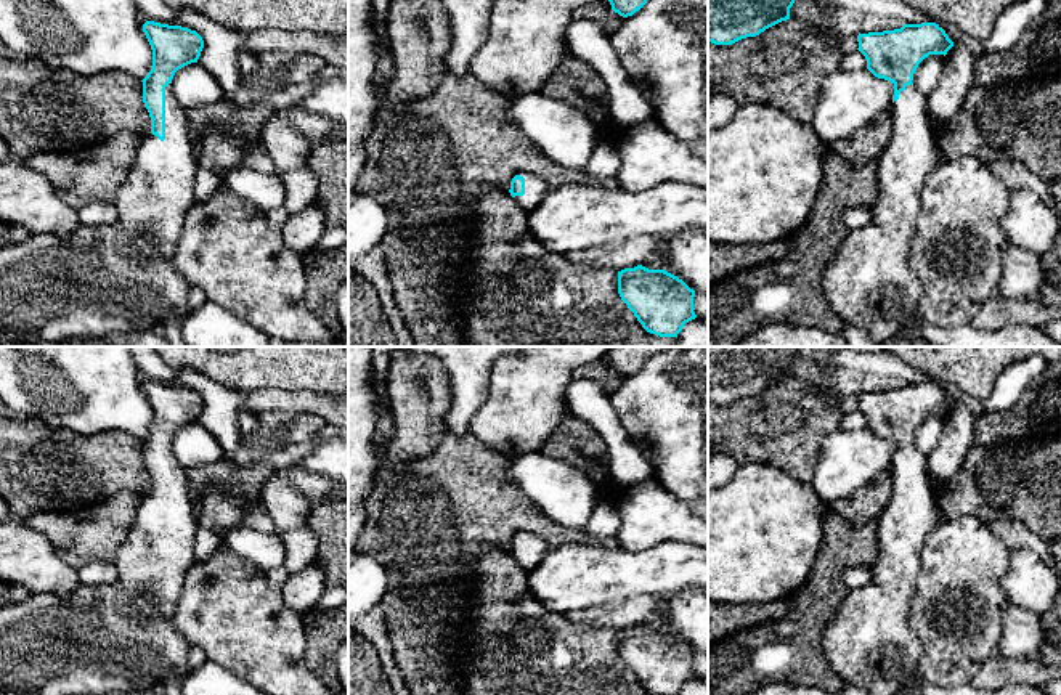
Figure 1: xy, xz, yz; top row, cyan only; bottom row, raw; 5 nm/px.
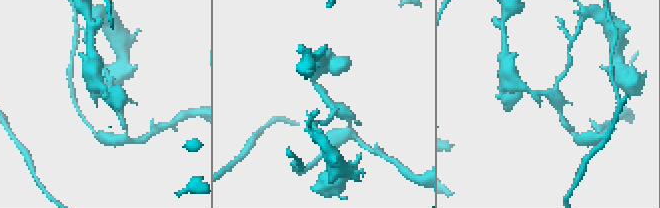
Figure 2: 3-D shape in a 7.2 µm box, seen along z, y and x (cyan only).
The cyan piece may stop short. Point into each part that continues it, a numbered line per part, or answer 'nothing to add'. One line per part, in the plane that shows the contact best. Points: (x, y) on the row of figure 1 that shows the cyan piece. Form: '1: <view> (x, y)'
1: xy (81, 288)

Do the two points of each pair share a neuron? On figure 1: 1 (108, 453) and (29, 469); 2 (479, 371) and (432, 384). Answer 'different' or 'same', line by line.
1: same
2: different

